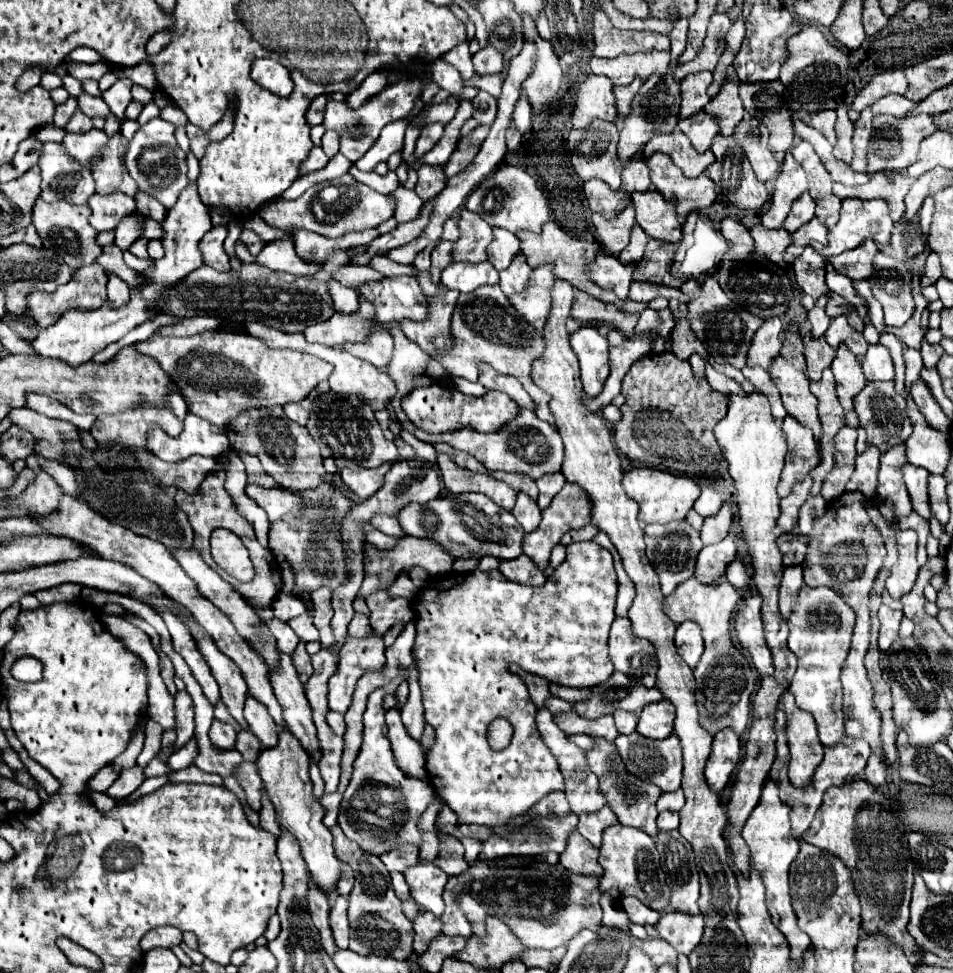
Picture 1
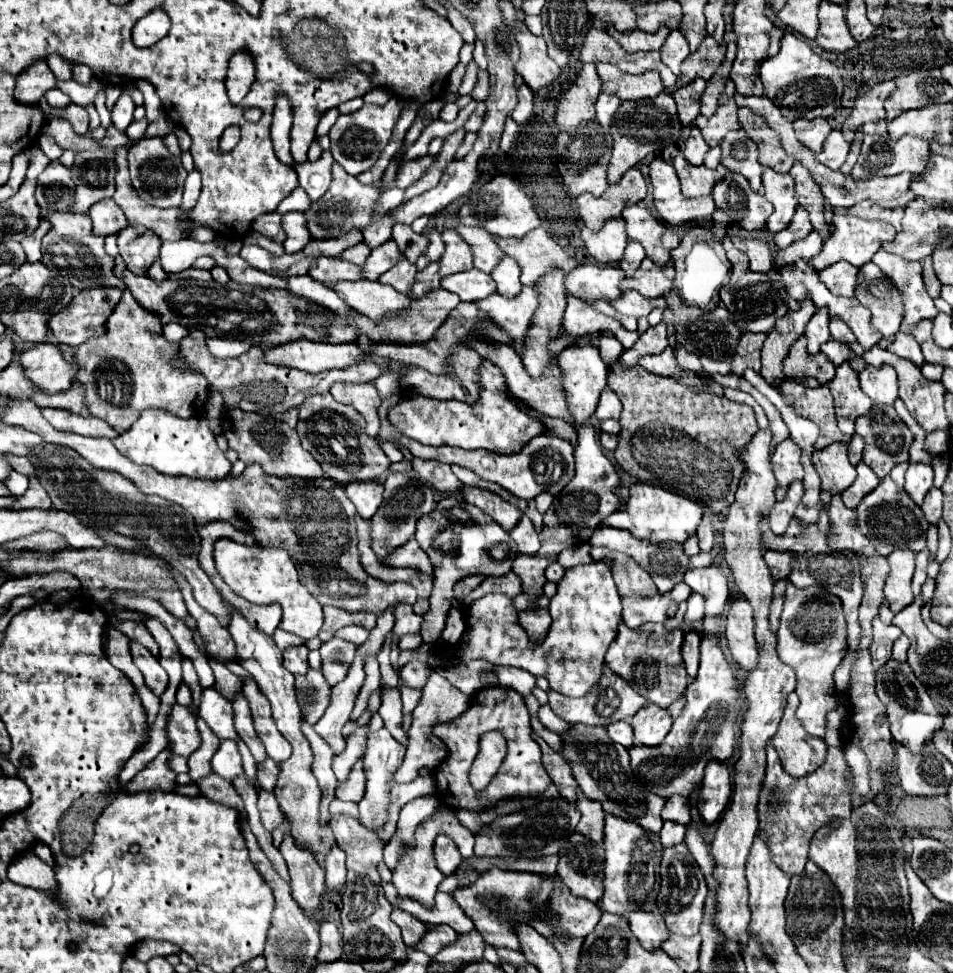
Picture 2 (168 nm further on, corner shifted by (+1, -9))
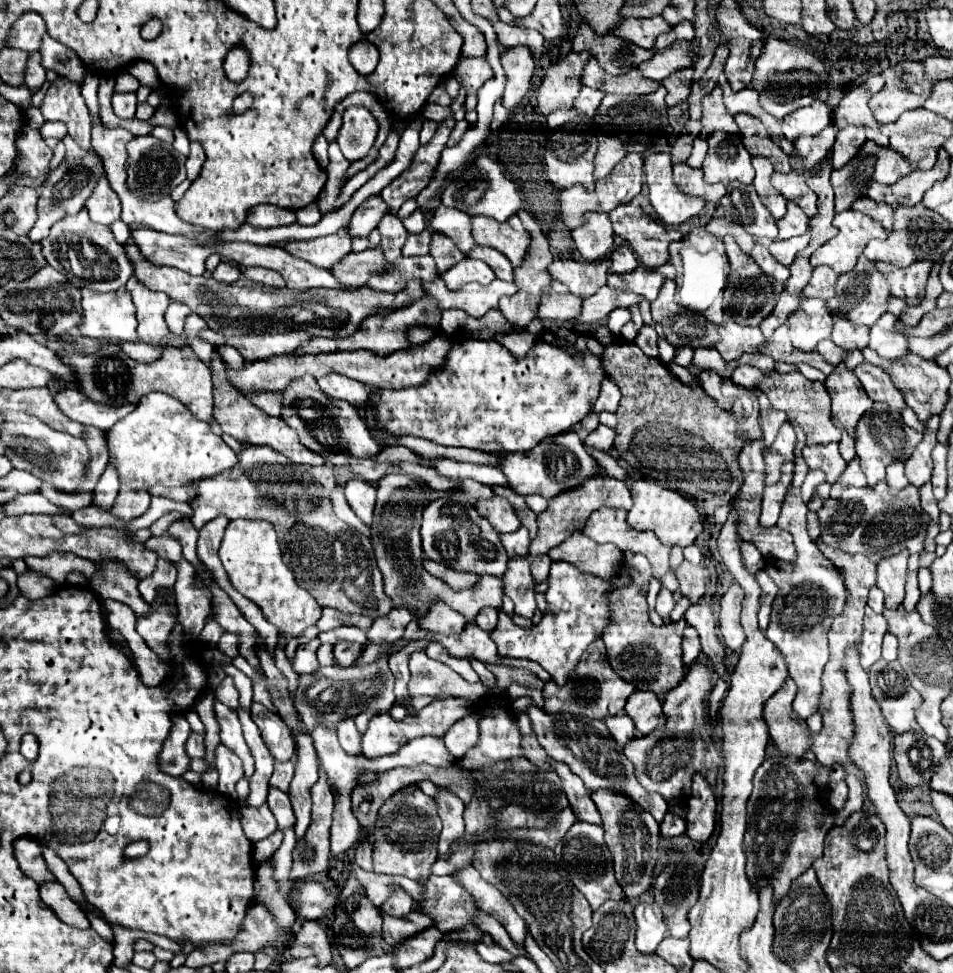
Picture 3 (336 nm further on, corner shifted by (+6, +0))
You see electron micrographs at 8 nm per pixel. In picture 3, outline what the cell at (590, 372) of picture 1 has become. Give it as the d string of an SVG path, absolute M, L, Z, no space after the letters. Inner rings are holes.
M462 339L462 341L456 341L452 343L448 355L446 355L446 361L430 375L430 379L424 383L424 385L416 385L416 387L410 387L410 389L398 389L398 391L378 391L374 397L372 397L372 403L374 403L374 409L376 409L376 423L392 433L392 435L414 435L414 437L422 437L422 439L428 439L432 443L438 443L438 445L446 445L446 447L474 447L474 449L480 449L480 451L488 451L492 453L492 449L496 453L516 453L516 451L530 451L532 447L536 447L542 439L546 437L554 437L554 435L560 435L560 433L566 433L570 431L578 421L582 421L582 417L586 417L586 413L590 413L588 409L594 405L594 401L598 399L598 391L600 391L600 383L606 375L602 373L602 363L600 363L600 357L594 357L590 355L588 351L582 355L582 357L570 357L562 347L558 345L552 345L552 343L544 343L544 341L538 341L524 357L514 357L504 345L500 345L498 341L494 339Z

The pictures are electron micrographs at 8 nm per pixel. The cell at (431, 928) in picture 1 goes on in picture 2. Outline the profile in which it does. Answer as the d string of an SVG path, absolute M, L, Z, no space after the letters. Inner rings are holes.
M395 908L393 914L391 914L391 918L393 918L393 922L401 928L401 932L403 932L403 942L405 942L407 948L413 948L413 946L427 934L427 930L429 930L427 924L423 924L423 922L417 920L415 916L407 914L405 910L397 910L397 908Z

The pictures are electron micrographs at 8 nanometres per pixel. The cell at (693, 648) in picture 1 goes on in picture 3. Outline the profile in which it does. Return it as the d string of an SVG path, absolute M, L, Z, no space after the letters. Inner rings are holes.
M686 627L684 631L684 639L682 639L682 649L684 649L684 665L692 665L698 655L702 653L702 645L700 645L700 637L696 633L694 627Z

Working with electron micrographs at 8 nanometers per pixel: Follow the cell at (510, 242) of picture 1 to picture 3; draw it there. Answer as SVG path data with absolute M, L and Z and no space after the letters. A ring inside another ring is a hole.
M438 205L428 227L436 233L444 233L446 237L450 237L462 253L468 253L476 245L474 237L470 237L470 217L458 209Z

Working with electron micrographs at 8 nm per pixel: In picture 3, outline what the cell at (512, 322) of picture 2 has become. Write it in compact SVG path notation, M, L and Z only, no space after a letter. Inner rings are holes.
M442 277L434 281L424 281L422 289L428 297L432 297L440 309L462 309L472 317L484 317L490 309L498 309L498 299L502 295L514 295L516 285L494 279L490 285L466 283L462 289L450 291Z

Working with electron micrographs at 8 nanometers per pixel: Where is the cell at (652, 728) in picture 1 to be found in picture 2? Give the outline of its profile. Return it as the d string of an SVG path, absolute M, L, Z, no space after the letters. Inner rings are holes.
M647 704L645 710L639 710L639 714L635 714L631 720L637 742L645 746L659 746L671 730L671 724L671 714L655 704Z

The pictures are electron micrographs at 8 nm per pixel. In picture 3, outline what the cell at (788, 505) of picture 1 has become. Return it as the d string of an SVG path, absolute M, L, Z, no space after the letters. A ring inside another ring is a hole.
M784 463L782 465L782 477L776 485L770 485L764 489L764 497L762 497L762 515L760 515L760 525L762 527L774 527L780 515L780 507L786 495L786 489L790 487L792 481L792 473L794 473L794 465L792 463Z

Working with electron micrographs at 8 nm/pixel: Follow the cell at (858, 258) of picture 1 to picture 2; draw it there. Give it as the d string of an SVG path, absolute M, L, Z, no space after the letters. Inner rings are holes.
M835 262L833 266L823 268L819 272L819 278L833 294L853 298L859 280L859 268L851 266L849 262Z

